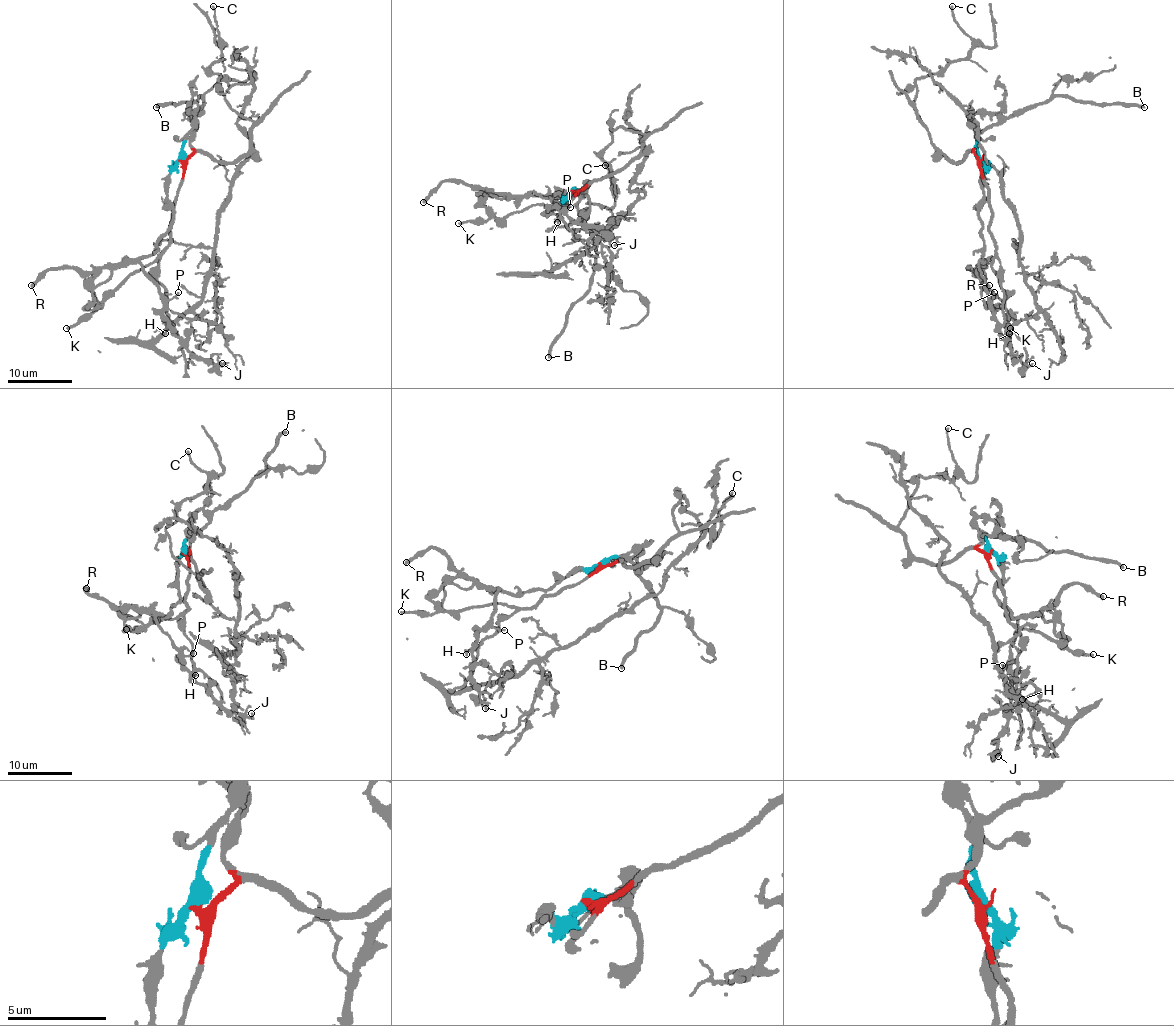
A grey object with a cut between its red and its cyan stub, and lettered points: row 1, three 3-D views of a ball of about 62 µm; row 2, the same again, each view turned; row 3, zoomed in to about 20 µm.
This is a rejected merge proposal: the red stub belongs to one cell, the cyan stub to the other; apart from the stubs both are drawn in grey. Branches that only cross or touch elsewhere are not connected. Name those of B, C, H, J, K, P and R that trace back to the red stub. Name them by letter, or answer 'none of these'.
B, C, K

